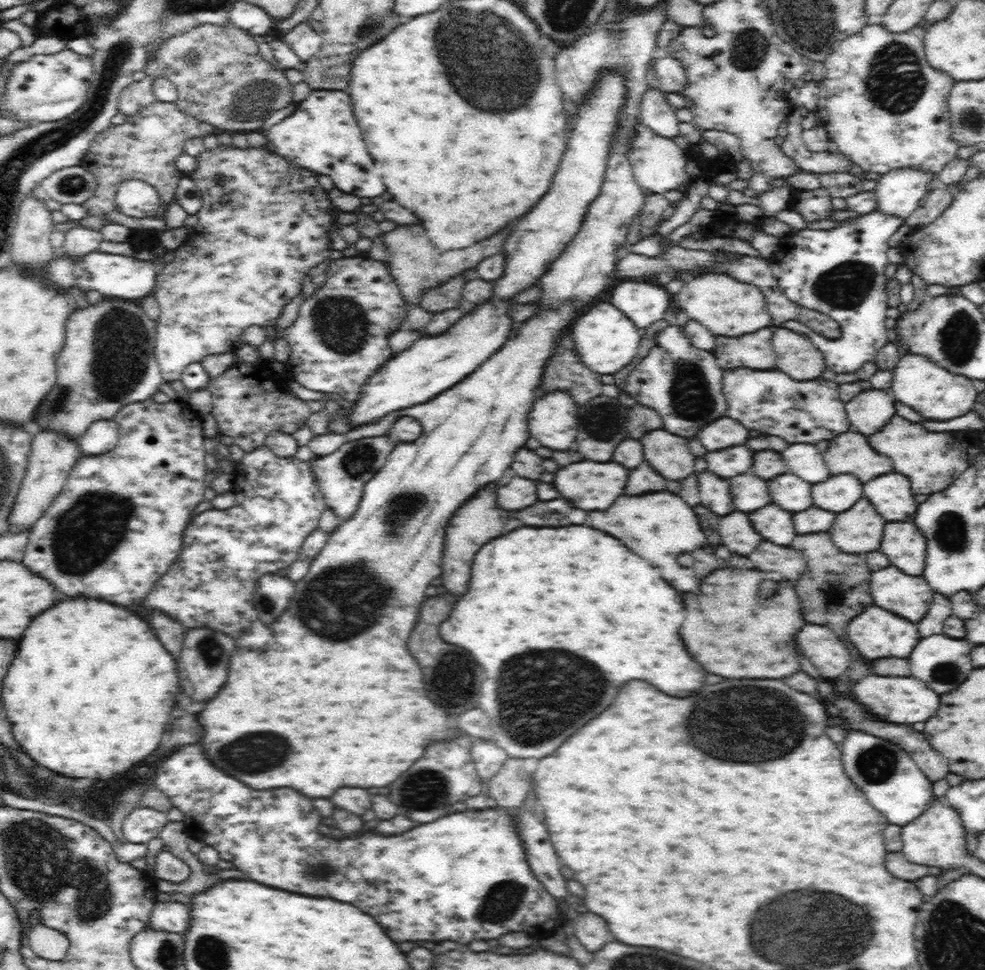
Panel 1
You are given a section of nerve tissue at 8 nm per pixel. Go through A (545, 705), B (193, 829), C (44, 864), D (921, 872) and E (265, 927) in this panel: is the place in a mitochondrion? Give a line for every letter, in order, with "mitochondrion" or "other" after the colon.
A: mitochondrion
B: other
C: mitochondrion
D: other
E: other

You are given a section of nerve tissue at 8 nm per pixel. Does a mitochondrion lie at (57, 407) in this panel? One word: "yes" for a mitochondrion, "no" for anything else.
yes

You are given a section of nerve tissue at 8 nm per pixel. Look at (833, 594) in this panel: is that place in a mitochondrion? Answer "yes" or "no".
yes

